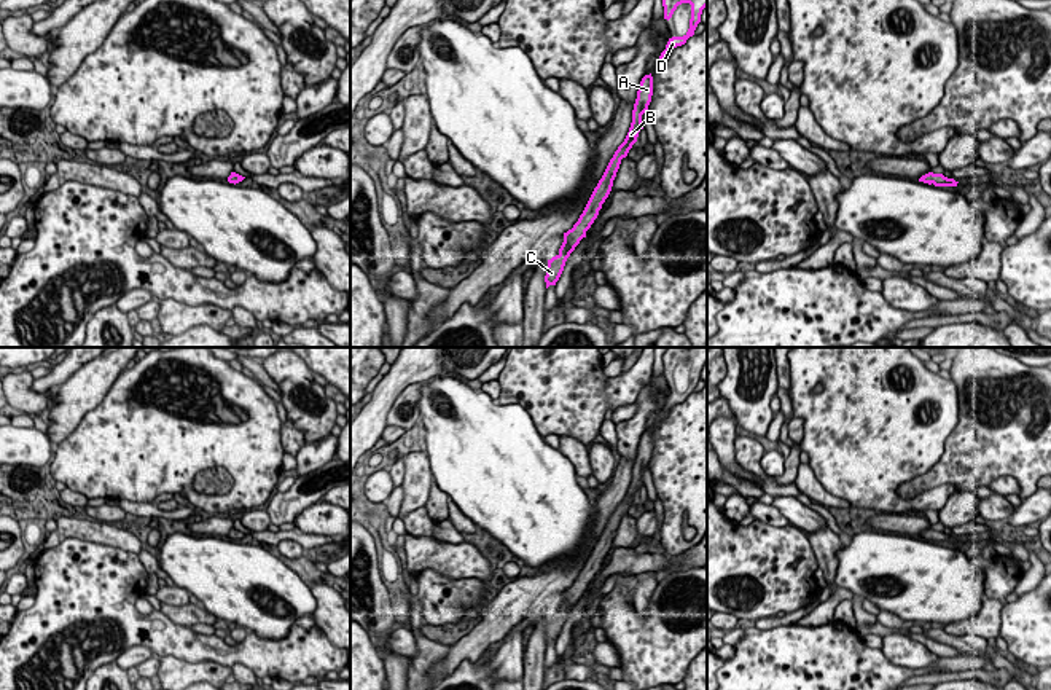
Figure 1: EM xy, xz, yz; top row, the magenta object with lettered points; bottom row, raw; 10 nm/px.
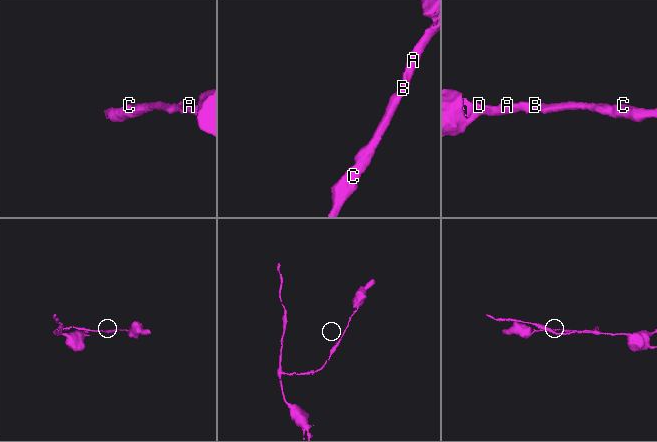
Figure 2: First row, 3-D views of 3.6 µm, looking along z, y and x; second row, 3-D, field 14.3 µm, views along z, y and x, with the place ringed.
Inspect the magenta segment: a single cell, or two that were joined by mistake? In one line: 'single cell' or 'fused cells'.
single cell

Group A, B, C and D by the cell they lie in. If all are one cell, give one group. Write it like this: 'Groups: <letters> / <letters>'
Groups: A B C D

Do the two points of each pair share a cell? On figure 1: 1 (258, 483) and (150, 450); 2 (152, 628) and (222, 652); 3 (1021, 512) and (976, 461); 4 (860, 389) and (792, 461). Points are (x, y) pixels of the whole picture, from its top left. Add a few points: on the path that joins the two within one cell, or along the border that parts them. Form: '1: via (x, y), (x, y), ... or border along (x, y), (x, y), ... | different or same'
1: via (231, 456), (225, 450), (177, 450) | same
2: via (169, 639), (193, 647), (204, 647) | same
3: border along (1034, 491), (1023, 499) | different
4: border along (792, 413), (803, 421), (801, 450) | different

